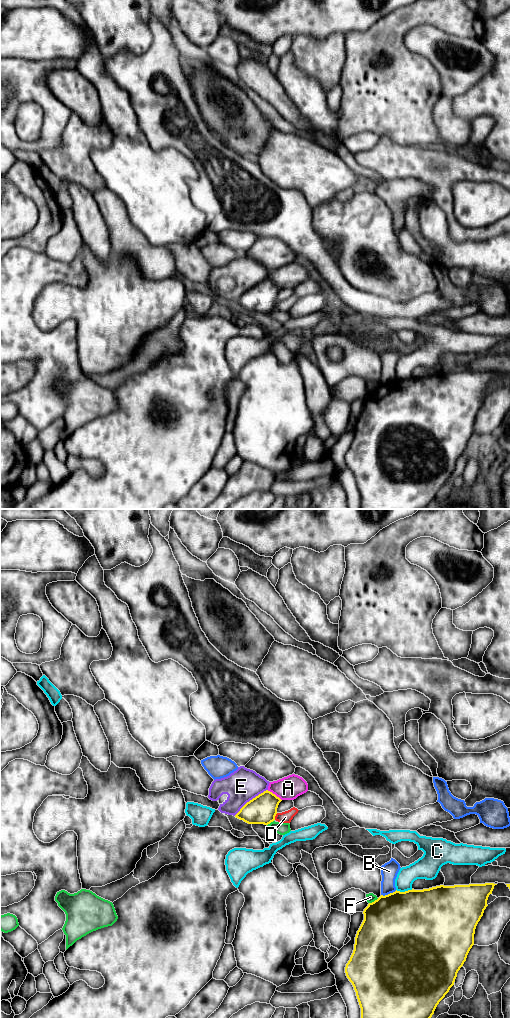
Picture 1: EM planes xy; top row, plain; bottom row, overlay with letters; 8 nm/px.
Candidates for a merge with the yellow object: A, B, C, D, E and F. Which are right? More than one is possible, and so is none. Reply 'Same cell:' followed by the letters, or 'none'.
Same cell: none

